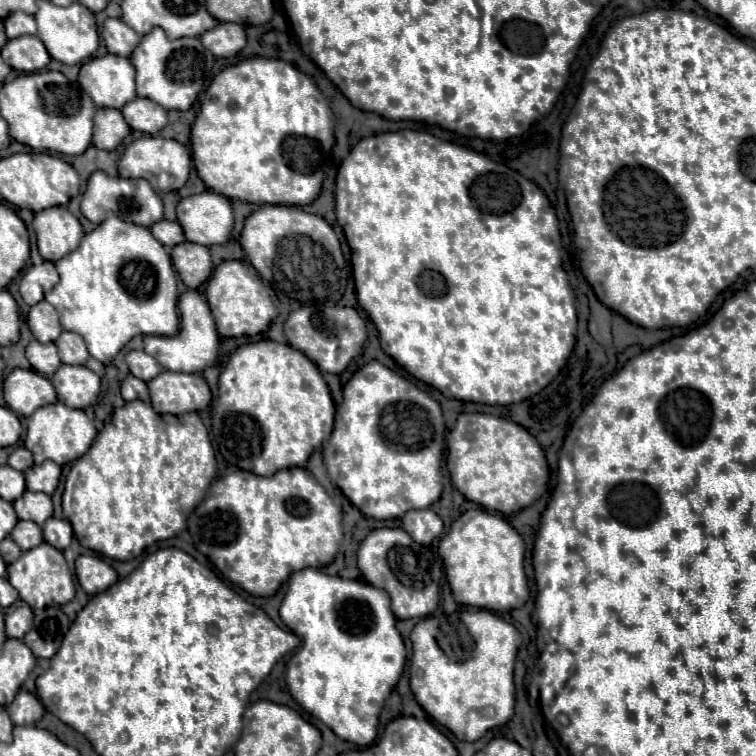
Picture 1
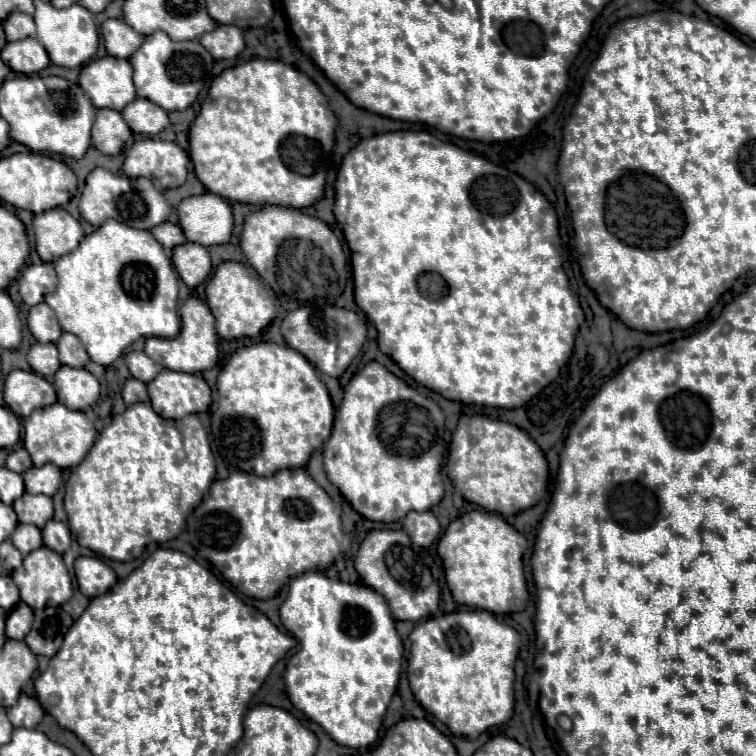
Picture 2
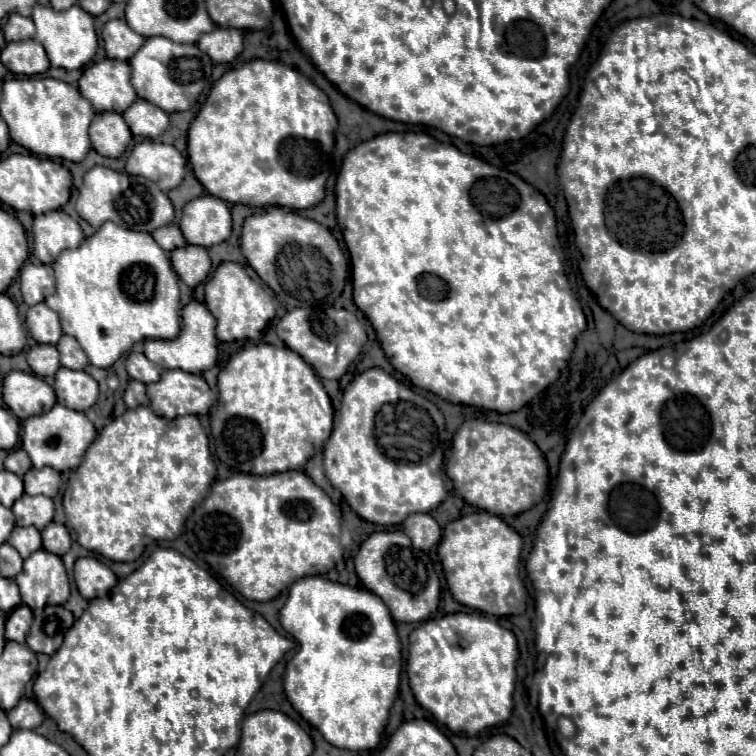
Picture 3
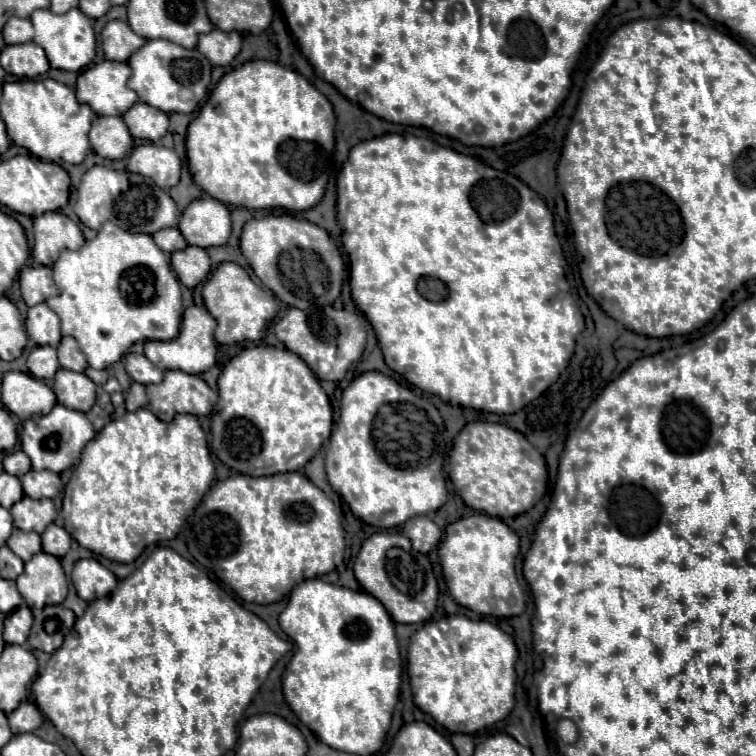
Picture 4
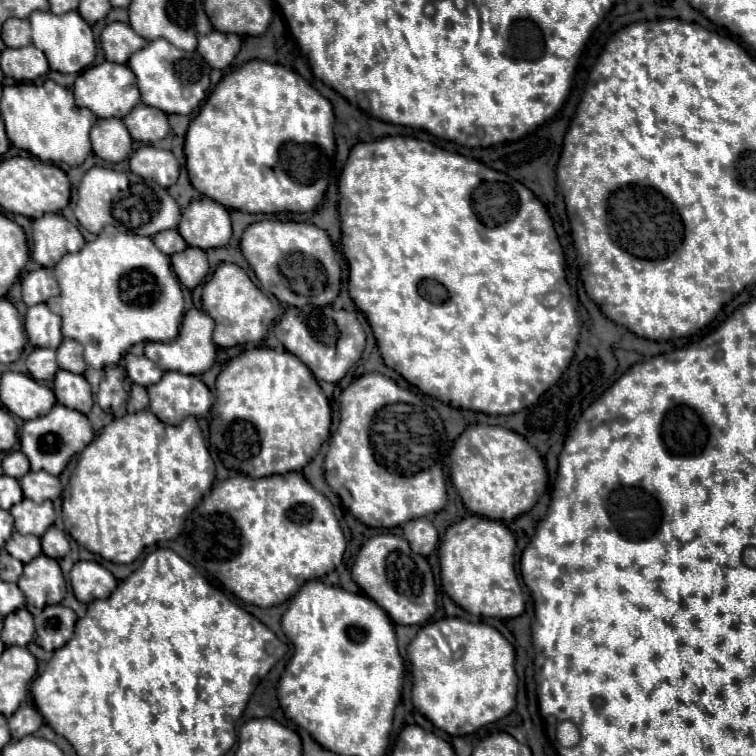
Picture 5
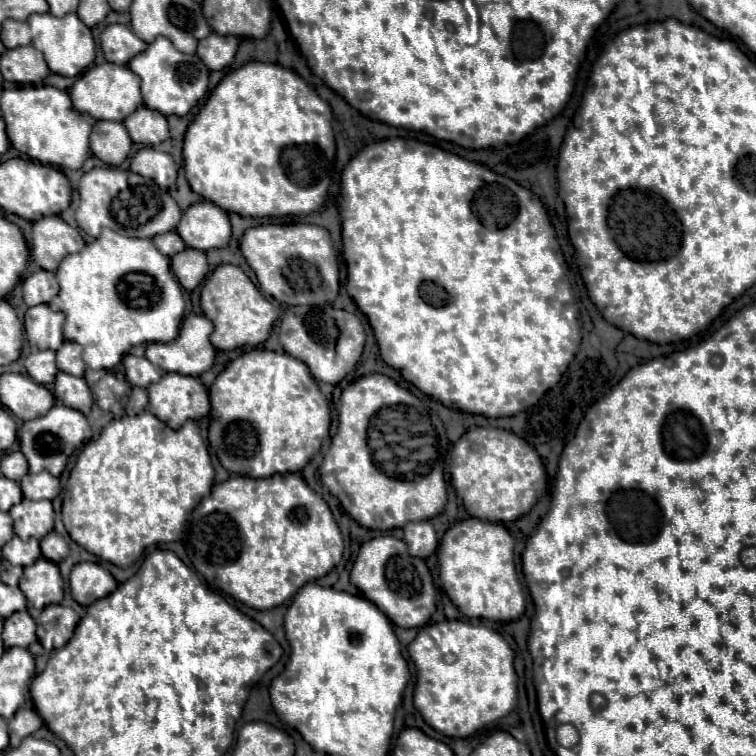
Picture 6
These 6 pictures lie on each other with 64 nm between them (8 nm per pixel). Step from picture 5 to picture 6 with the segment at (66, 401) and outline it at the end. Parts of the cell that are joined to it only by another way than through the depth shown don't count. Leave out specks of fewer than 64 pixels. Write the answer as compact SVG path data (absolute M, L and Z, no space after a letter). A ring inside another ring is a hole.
M66 372L56 374L54 398L56 398L58 404L74 408L74 410L82 412L84 416L90 414L90 408L94 404L92 392L90 392L86 380L78 378L78 376L72 376L72 374L66 374Z

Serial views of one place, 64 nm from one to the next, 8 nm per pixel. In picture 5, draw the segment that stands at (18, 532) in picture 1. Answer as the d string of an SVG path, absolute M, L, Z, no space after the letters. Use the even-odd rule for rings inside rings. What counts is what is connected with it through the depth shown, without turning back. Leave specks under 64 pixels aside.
M18 532L12 534L12 538L10 538L8 544L4 546L4 550L6 550L12 558L20 560L22 564L28 564L32 558L36 558L36 556L42 554L42 552L40 552L40 538L36 538L36 536L22 536L22 534L18 534Z

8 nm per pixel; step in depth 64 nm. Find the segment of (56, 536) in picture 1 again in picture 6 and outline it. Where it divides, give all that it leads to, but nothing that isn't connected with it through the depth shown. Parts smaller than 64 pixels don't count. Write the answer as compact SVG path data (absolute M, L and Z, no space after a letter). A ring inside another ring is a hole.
M50 532L40 540L40 550L42 550L42 556L54 564L62 562L68 556L68 544L56 532Z

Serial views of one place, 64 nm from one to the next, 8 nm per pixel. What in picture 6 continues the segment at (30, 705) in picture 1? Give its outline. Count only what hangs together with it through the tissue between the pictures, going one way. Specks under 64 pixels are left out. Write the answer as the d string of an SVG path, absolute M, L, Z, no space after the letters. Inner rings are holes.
M20 708L20 712L16 712L16 716L8 722L10 748L16 748L20 744L20 740L24 740L26 736L40 730L40 726L42 726L42 720L32 708Z

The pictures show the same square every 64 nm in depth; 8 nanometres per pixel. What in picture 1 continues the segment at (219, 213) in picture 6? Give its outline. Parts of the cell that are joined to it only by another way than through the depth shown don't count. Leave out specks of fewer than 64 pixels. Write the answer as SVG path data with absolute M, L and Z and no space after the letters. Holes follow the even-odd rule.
M212 190L182 198L176 206L176 214L188 242L214 246L230 238L234 224L232 204Z

